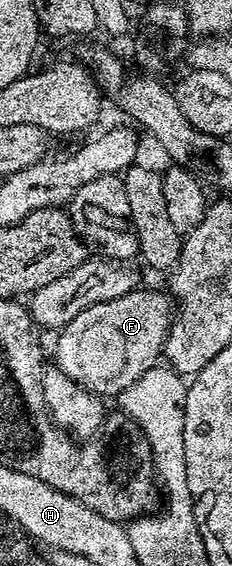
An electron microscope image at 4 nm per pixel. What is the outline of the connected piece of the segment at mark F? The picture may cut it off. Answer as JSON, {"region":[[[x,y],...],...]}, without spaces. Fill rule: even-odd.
{"region":[[[139,287],[121,298],[86,307],[59,330],[54,365],[83,389],[97,395],[119,395],[161,360],[174,316],[173,298],[164,293]]]}

